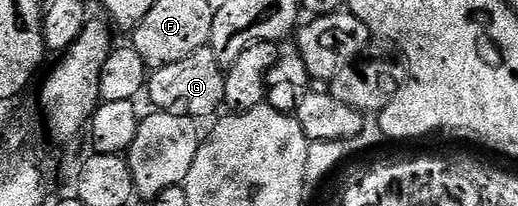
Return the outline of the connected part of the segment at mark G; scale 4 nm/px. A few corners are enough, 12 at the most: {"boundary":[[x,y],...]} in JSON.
{"boundary":[[209,47],[148,77],[159,113],[223,108],[226,74]]}

